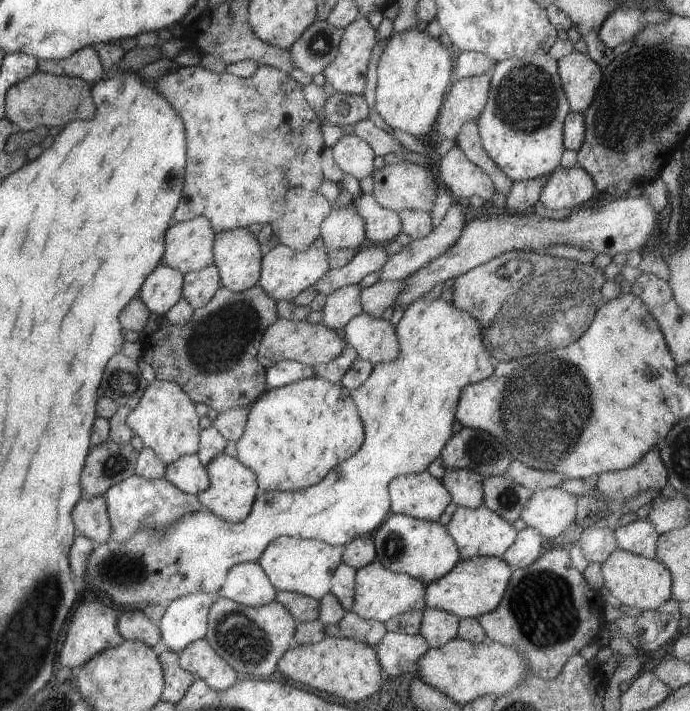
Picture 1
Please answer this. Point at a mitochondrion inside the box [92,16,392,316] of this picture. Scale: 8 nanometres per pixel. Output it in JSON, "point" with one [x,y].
{"point":[321,44]}

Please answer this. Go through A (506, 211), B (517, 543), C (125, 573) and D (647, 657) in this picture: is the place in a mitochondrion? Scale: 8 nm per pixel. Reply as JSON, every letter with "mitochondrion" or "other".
{"A":"other","B":"other","C":"mitochondrion","D":"other"}

